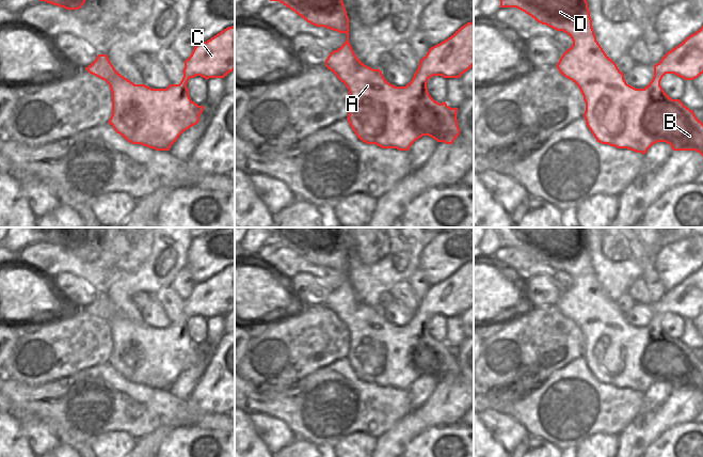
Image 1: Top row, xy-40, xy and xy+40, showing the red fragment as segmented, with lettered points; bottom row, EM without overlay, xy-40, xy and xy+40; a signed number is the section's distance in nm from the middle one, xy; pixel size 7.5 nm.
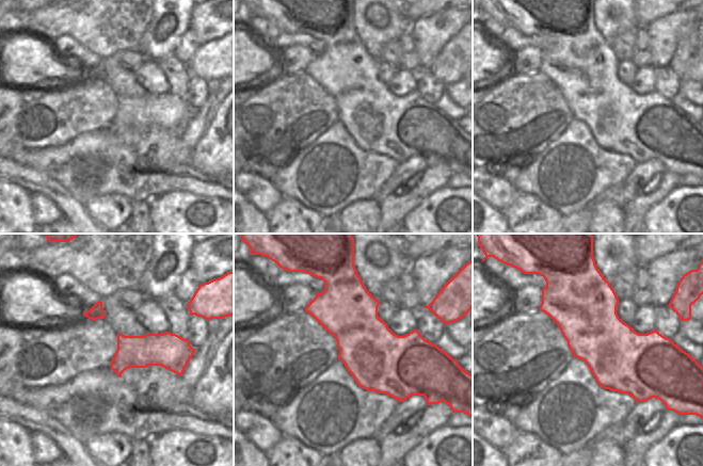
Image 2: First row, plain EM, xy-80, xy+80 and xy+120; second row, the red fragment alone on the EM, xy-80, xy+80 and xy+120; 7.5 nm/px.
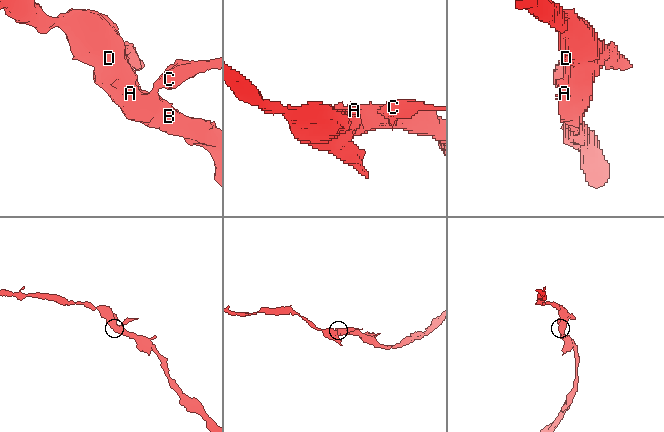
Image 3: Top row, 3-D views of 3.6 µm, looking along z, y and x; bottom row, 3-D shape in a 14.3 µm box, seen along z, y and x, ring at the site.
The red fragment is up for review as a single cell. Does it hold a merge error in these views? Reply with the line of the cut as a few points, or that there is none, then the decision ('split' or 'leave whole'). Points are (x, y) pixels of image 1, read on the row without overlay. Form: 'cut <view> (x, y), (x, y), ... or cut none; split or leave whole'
cut none; leave whole

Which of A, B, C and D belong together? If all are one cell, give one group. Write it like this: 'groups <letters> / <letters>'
groups A B C D

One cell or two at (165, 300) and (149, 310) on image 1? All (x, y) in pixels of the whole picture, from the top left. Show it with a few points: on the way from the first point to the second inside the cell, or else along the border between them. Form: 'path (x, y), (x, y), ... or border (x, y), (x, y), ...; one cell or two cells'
border (153, 297), (162, 308), (170, 322); two cells

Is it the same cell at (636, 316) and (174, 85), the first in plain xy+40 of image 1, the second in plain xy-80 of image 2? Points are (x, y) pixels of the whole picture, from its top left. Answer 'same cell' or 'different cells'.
different cells

